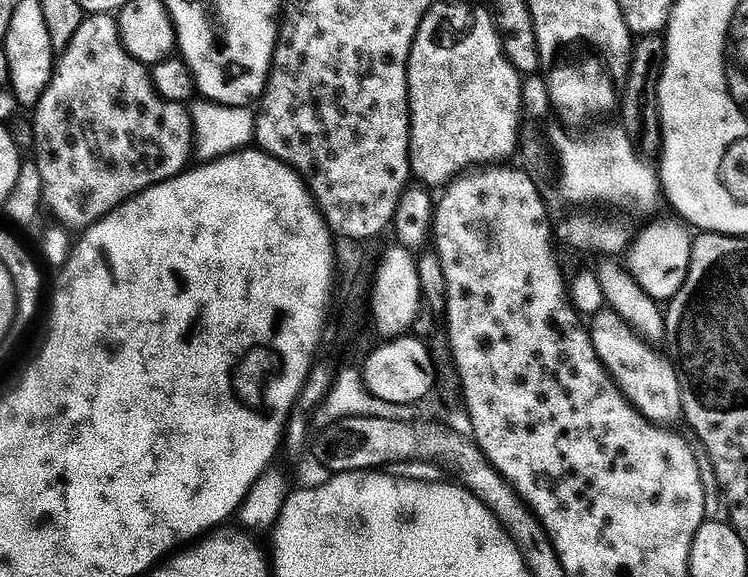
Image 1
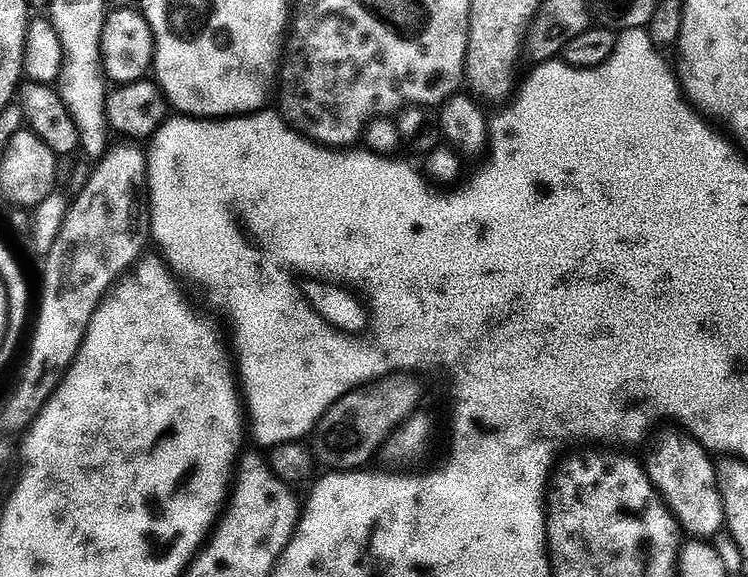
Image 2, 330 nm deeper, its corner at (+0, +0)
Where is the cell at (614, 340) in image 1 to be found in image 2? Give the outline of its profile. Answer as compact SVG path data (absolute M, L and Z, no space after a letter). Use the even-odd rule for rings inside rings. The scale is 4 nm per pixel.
M684 430L676 432L655 433L652 444L652 457L646 460L648 476L652 480L657 492L664 498L664 503L672 509L672 515L676 517L680 526L692 538L712 538L725 527L725 514L723 498L720 497L719 482L717 480L717 465L707 448L699 440L693 440L691 435Z

